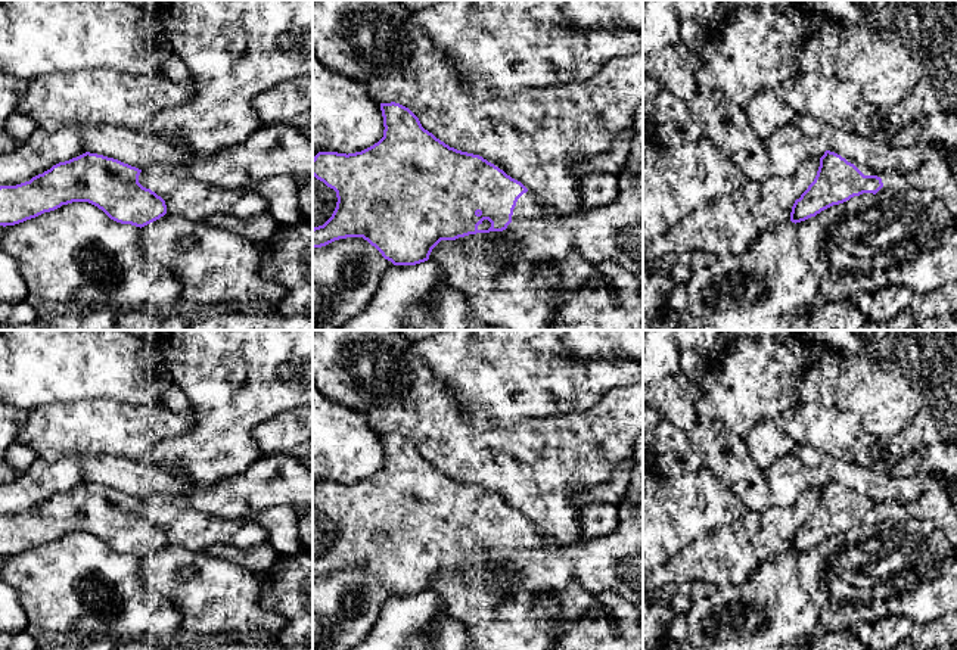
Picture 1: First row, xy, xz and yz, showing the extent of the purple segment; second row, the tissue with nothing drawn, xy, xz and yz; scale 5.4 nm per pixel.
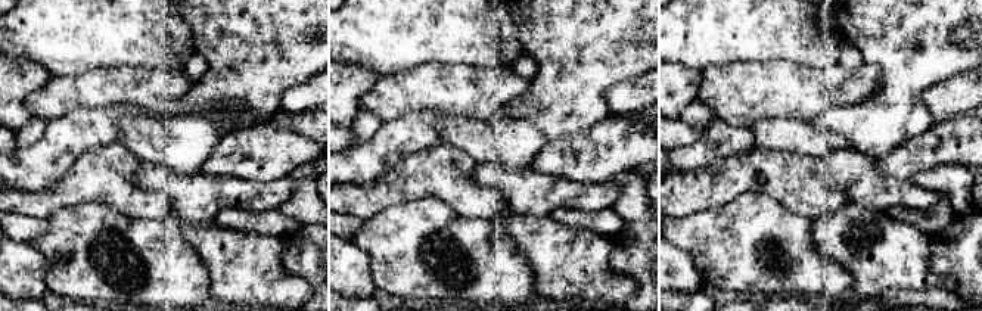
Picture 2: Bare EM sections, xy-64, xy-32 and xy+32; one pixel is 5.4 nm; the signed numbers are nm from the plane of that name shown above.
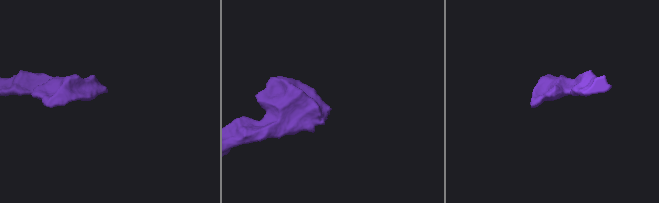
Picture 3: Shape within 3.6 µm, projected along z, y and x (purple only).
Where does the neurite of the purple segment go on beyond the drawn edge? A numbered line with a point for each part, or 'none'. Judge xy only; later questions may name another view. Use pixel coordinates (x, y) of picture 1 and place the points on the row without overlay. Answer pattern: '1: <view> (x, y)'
none

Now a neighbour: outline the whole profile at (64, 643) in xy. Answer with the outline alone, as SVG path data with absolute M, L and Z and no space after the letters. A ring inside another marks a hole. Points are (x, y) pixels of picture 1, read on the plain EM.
M60 638L37 650L189 650L180 646L167 646L152 640L124 641L118 638L72 640Z

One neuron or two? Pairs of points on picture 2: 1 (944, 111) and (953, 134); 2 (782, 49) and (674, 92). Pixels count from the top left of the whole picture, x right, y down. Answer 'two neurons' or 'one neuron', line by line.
1: two neurons
2: two neurons

